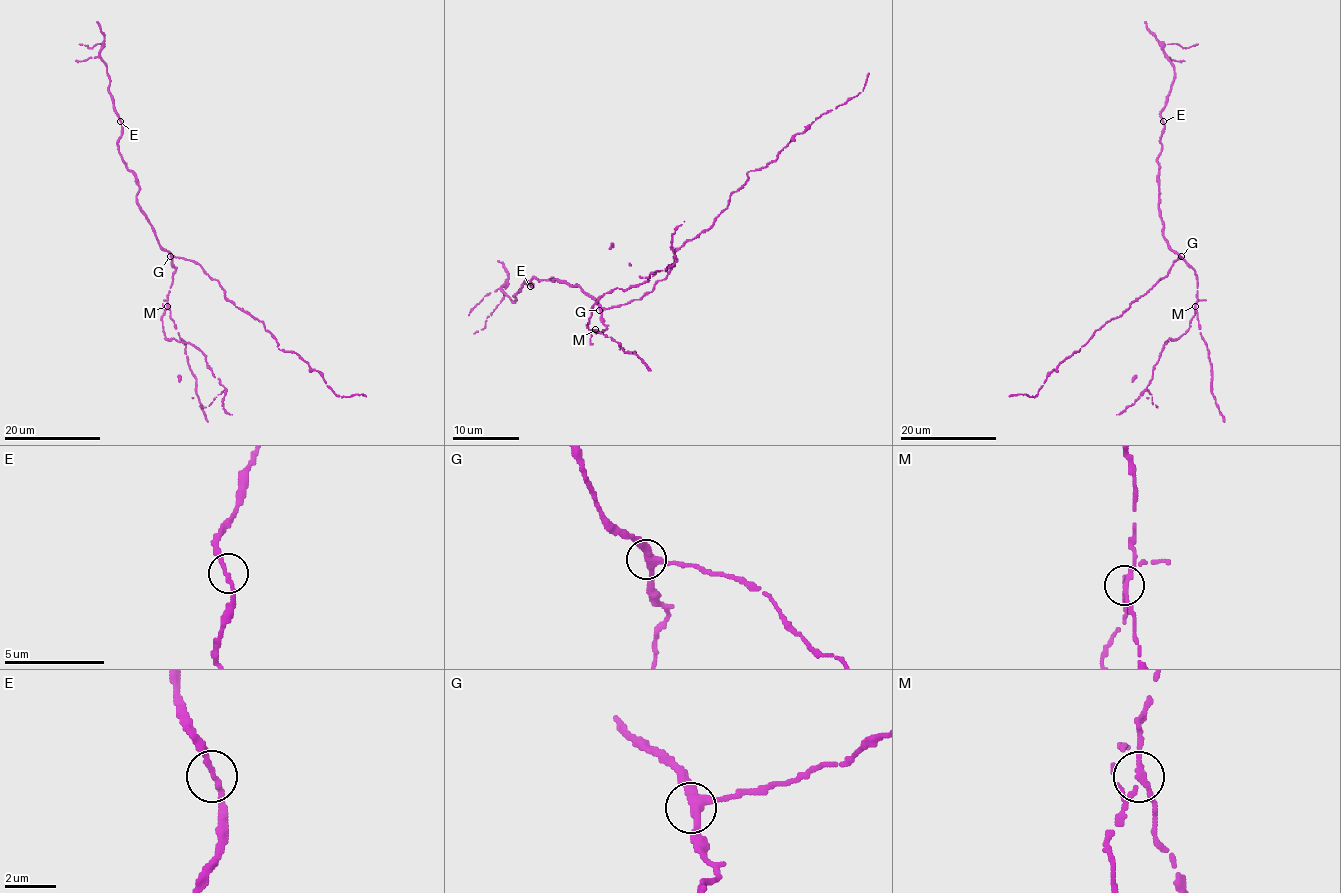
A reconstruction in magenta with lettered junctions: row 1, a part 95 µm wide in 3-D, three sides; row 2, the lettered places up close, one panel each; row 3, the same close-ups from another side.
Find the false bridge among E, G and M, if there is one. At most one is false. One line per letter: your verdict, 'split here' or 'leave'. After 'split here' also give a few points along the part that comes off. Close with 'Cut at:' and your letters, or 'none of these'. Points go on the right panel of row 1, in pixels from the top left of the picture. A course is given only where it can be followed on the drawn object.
E: leave
G: leave
M: split here
Cut at: M

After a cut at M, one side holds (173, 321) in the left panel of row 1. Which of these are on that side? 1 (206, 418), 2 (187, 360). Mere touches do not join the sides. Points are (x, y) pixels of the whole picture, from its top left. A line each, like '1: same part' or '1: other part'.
1: same part
2: same part

